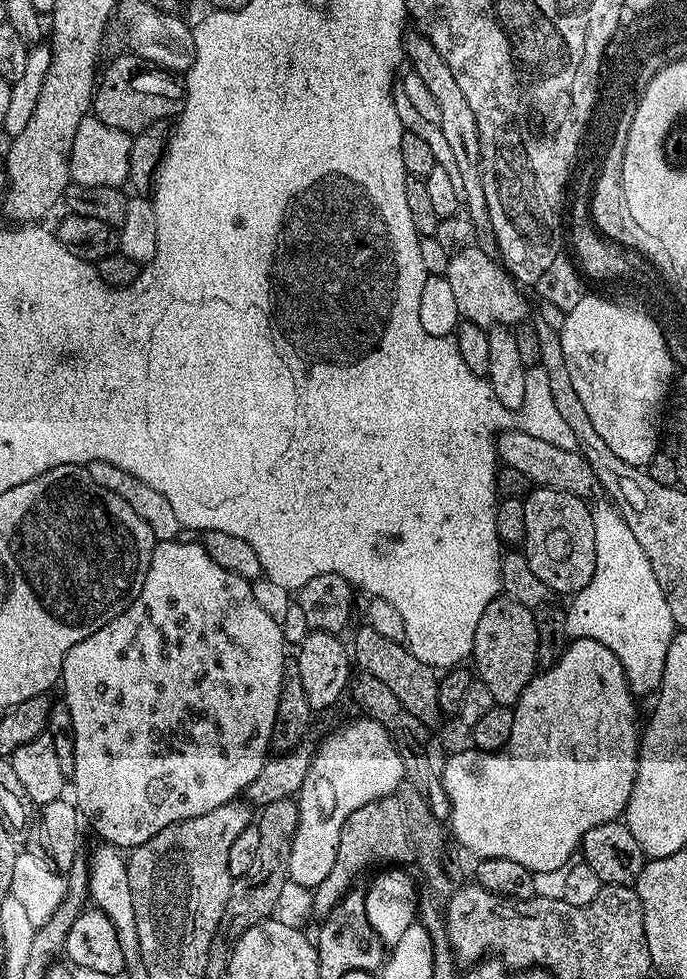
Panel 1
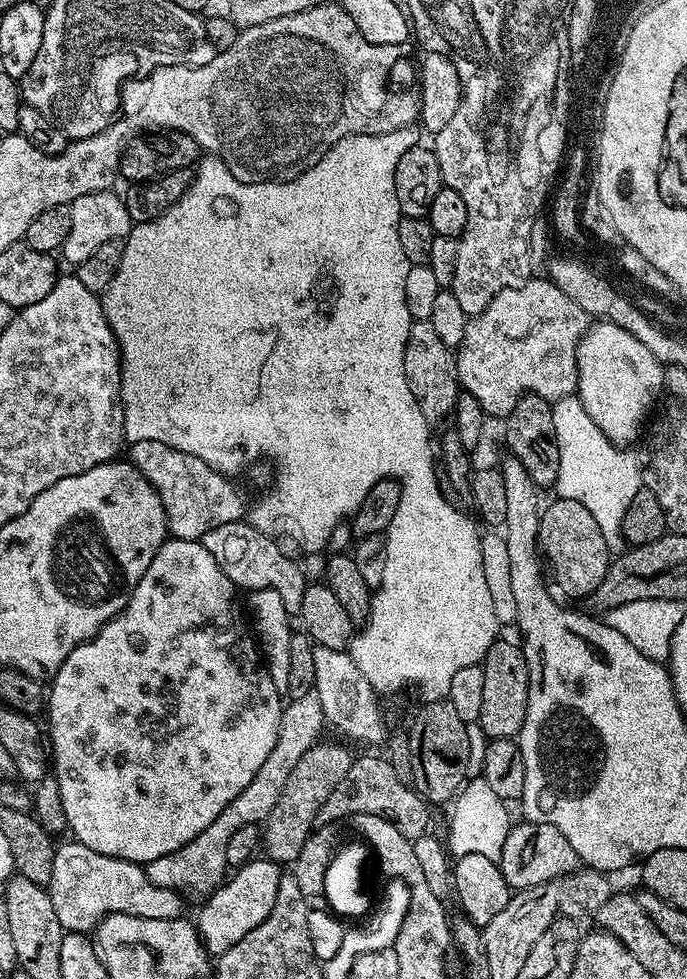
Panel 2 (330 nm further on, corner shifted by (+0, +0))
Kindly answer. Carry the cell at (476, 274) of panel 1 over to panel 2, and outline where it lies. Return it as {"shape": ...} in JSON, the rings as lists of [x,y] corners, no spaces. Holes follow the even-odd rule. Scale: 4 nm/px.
{"shape":[[[529,278],[521,288],[507,288],[506,290],[502,290],[490,302],[490,306],[486,306],[486,310],[482,310],[478,315],[469,319],[466,326],[466,334],[462,338],[459,348],[455,349],[456,376],[460,379],[460,387],[465,393],[472,395],[477,400],[481,410],[485,414],[489,417],[500,416],[500,418],[507,418],[514,410],[515,404],[529,393],[541,396],[541,398],[551,402],[573,395],[576,392],[576,383],[578,382],[576,351],[580,345],[581,338],[588,331],[589,327],[590,317],[588,313],[582,310],[582,306],[574,298],[566,298],[566,294],[562,294],[562,290],[558,290],[558,286],[554,286],[552,281],[547,278]]]}

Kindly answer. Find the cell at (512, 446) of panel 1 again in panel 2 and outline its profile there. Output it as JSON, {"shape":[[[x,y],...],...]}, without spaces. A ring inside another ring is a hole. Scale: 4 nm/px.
{"shape":[[[413,319],[410,338],[406,342],[404,365],[406,382],[410,382],[410,390],[429,425],[436,426],[439,420],[448,420],[456,411],[456,401],[462,393],[460,379],[456,376],[456,357],[453,349],[448,348],[442,338],[438,338],[428,320]]]}

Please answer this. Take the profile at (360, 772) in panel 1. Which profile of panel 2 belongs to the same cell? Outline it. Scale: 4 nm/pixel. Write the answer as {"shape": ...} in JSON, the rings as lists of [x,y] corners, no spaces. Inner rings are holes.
{"shape":[[[267,858],[256,859],[241,863],[224,883],[201,903],[204,905],[201,906],[200,913],[194,917],[196,931],[199,932],[209,957],[219,958],[226,954],[226,950],[242,942],[242,938],[246,938],[246,934],[254,930],[254,926],[266,922],[266,914],[274,910],[274,898],[278,898],[278,886],[282,879],[281,865],[274,864]]]}

